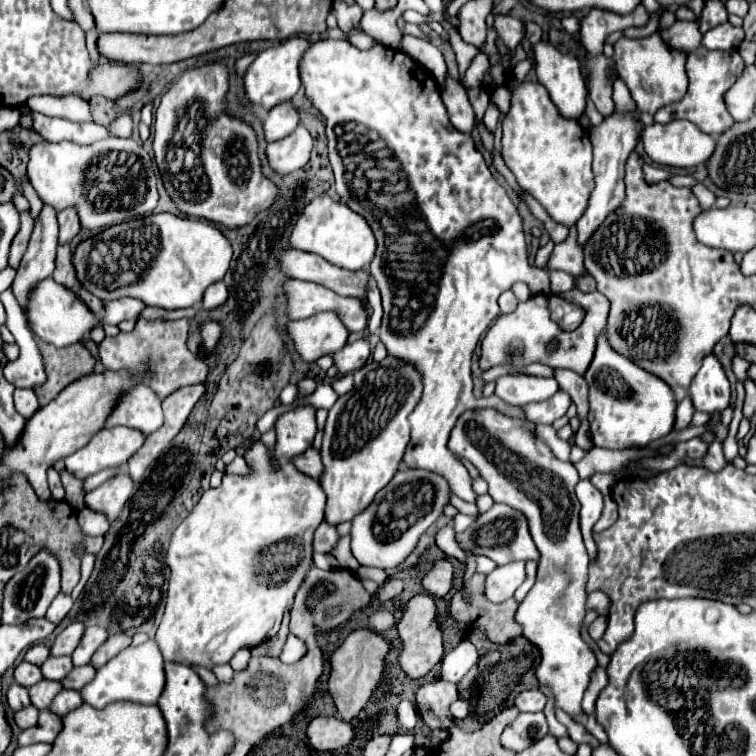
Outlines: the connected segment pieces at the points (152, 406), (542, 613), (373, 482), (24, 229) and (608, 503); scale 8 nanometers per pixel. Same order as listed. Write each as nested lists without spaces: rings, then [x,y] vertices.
[[[138,385],[136,389],[128,389],[128,393],[122,393],[116,399],[114,411],[108,415],[106,427],[124,425],[130,429],[138,429],[144,435],[154,433],[162,427],[162,407],[160,399],[152,389],[146,389],[144,385]]]
[[[476,409],[460,415],[450,433],[448,449],[452,449],[456,457],[468,459],[480,471],[494,503],[510,505],[528,519],[532,539],[540,551],[538,577],[526,599],[520,603],[514,619],[522,625],[522,637],[540,649],[536,677],[554,691],[556,707],[566,713],[582,713],[580,701],[598,661],[580,637],[582,619],[586,615],[584,585],[588,579],[590,557],[578,525],[580,503],[574,487],[580,477],[576,467],[558,461],[552,455],[548,445],[538,439],[536,423],[502,415],[496,409]]]
[[[386,355],[380,363],[368,361],[354,373],[354,389],[342,395],[330,409],[320,449],[324,473],[316,481],[326,493],[324,513],[330,525],[352,521],[396,475],[410,441],[408,415],[420,397],[420,371],[398,357]]]
[[[30,211],[20,213],[20,229],[18,229],[18,233],[16,233],[16,237],[14,237],[12,245],[10,245],[10,253],[8,253],[8,263],[14,269],[18,269],[20,259],[26,253],[26,245],[28,245],[30,235],[32,235],[32,225],[34,225],[34,219],[30,217]]]
[[[606,495],[606,497],[604,497],[604,511],[602,511],[600,521],[594,525],[594,533],[612,526],[612,523],[616,521],[616,517],[618,517],[618,506],[610,495]]]

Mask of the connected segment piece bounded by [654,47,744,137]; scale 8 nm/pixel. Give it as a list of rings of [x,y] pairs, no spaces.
[[[698,47],[688,55],[686,71],[688,71],[688,79],[690,79],[686,95],[678,103],[672,103],[668,107],[660,107],[654,113],[654,121],[656,123],[670,123],[674,119],[688,119],[704,133],[718,137],[720,133],[724,133],[724,129],[728,129],[734,123],[734,119],[726,111],[724,93],[734,85],[734,81],[744,71],[744,61],[738,55],[738,51],[708,51],[704,47]]]

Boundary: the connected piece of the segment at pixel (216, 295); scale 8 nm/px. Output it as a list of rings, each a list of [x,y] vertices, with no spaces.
[[[218,281],[218,283],[212,283],[206,293],[204,293],[204,301],[202,301],[202,309],[204,311],[212,311],[216,307],[220,307],[224,301],[228,299],[228,289],[224,285],[224,281]]]

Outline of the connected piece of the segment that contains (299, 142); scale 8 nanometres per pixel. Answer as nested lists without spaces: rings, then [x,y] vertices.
[[[298,125],[298,129],[292,135],[270,143],[266,155],[274,171],[292,173],[308,163],[310,151],[312,151],[312,137],[304,125]]]

